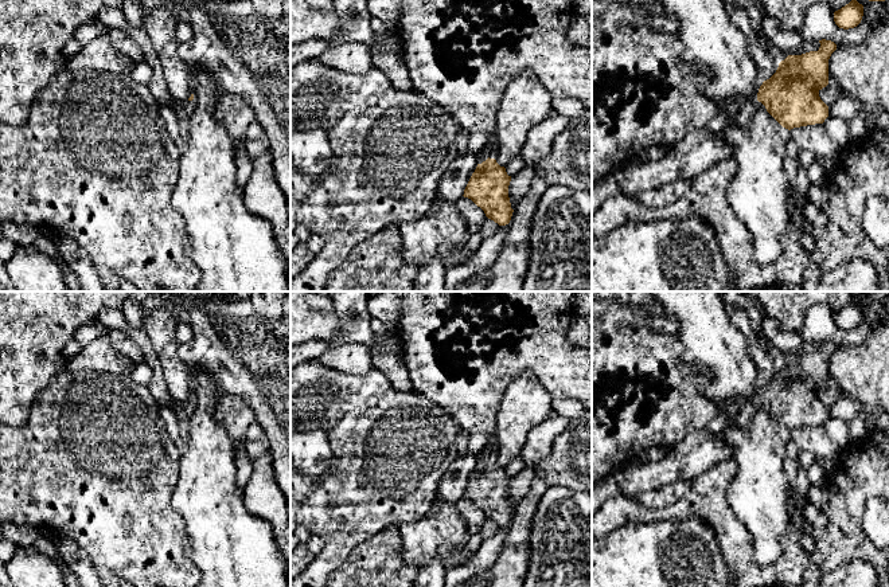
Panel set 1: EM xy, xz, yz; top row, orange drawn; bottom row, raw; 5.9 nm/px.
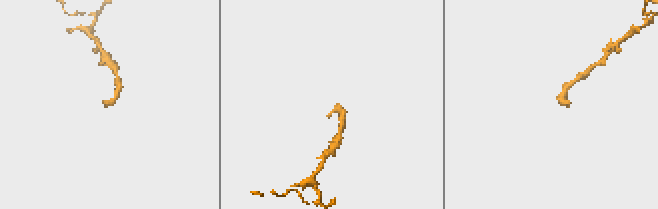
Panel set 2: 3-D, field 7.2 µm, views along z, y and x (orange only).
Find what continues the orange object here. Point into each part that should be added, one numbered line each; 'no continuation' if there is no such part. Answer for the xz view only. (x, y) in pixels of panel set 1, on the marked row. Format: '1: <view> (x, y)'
1: xz (490, 151)

